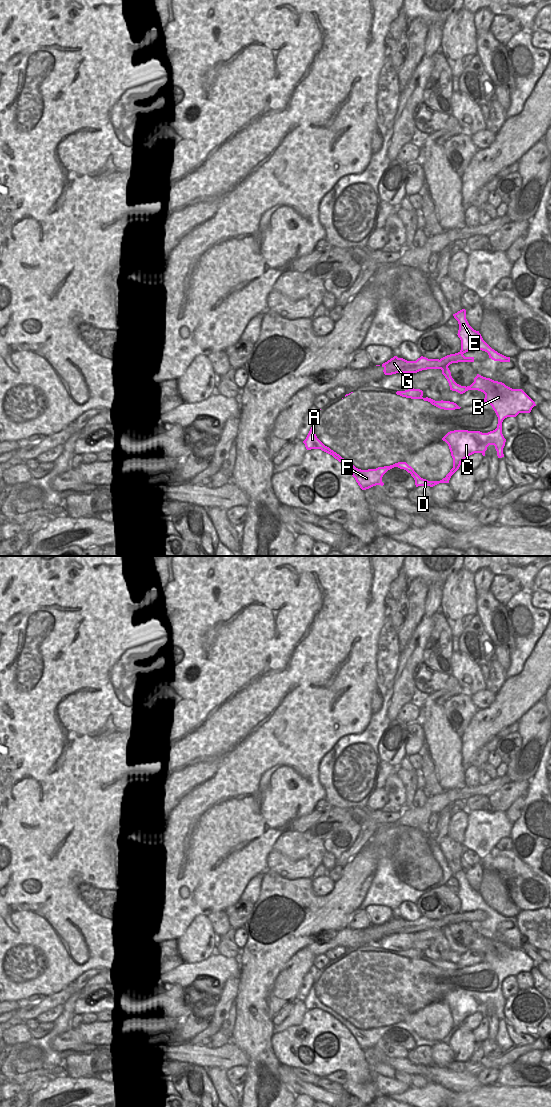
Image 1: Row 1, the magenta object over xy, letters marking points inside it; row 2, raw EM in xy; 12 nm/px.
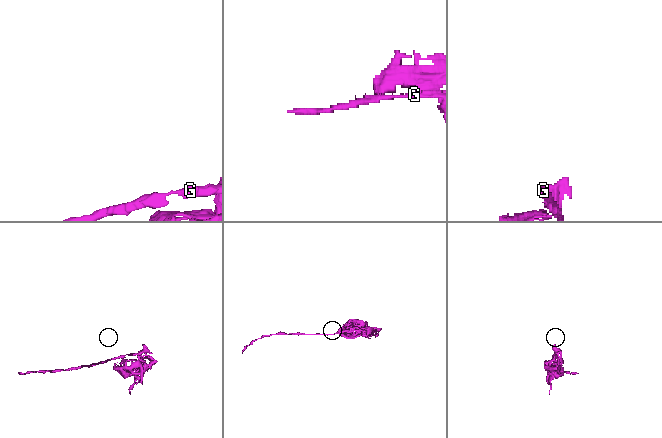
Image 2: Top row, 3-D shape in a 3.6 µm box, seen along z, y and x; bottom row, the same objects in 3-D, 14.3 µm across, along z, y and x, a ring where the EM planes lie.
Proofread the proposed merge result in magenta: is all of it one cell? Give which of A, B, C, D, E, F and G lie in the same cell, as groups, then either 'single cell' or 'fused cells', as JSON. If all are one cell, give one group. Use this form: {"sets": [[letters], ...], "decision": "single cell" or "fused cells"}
{"sets": [["A", "B", "C", "D", "E", "F"], ["G"]], "decision": "fused cells"}

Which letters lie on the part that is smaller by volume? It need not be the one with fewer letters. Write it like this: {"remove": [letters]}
{"remove": ["G"]}

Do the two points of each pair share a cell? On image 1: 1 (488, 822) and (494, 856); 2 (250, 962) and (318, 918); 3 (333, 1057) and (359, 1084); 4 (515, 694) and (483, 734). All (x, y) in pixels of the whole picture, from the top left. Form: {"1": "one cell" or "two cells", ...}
{"1": "two cells", "2": "one cell", "3": "one cell", "4": "one cell"}

